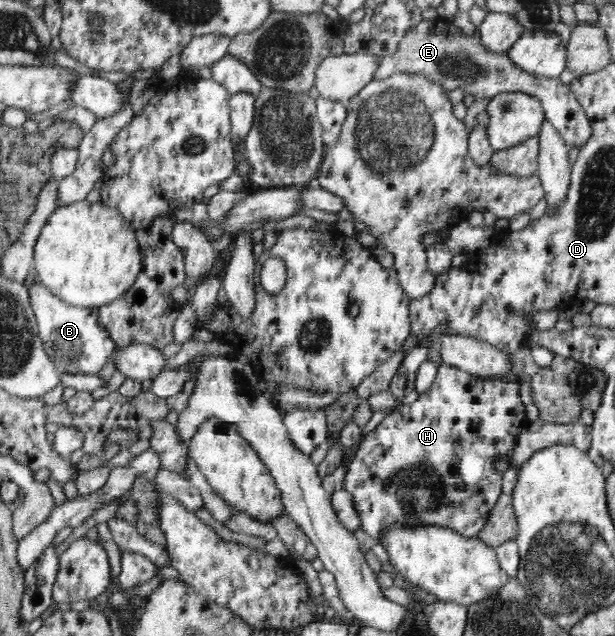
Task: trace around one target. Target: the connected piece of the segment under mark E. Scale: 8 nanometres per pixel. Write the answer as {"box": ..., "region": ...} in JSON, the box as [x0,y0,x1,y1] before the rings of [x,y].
{"box":[375,20,593,147],"region":[[[423,20],[415,29],[407,31],[399,49],[381,59],[375,78],[385,78],[399,72],[428,75],[439,80],[445,88],[461,88],[464,94],[477,96],[477,101],[489,99],[503,92],[525,92],[541,100],[546,119],[557,130],[568,147],[583,147],[593,135],[593,126],[587,112],[573,92],[571,84],[565,85],[559,76],[553,78],[521,71],[509,61],[506,52],[493,53],[485,49],[478,38],[478,28],[468,37],[452,22]]]}

